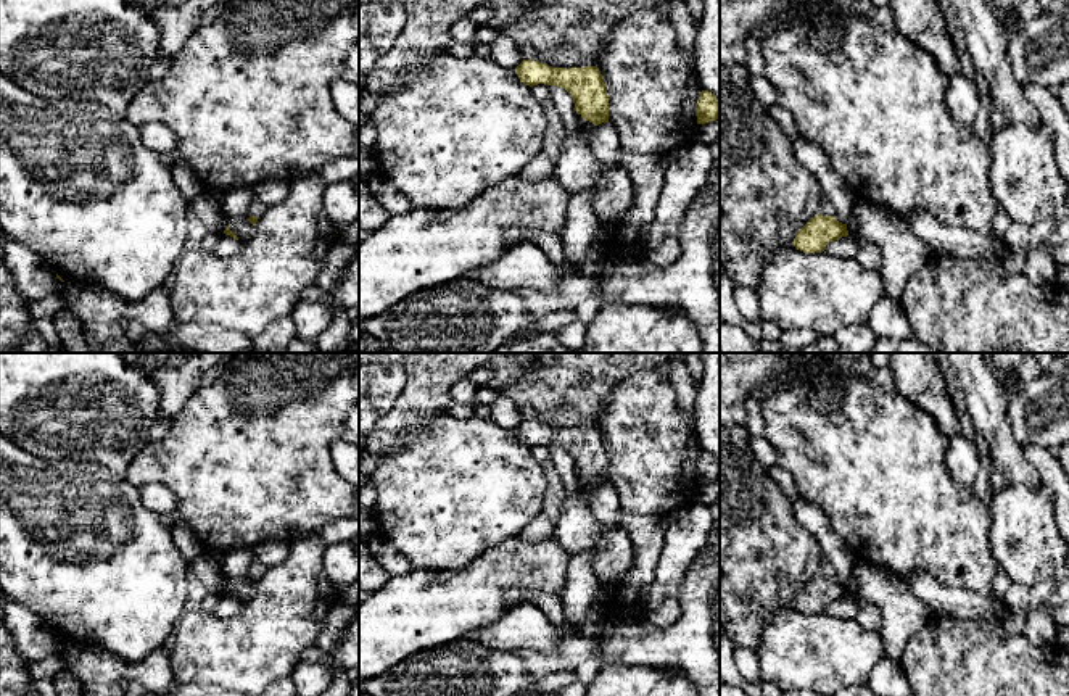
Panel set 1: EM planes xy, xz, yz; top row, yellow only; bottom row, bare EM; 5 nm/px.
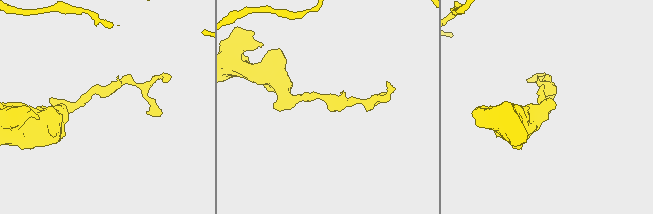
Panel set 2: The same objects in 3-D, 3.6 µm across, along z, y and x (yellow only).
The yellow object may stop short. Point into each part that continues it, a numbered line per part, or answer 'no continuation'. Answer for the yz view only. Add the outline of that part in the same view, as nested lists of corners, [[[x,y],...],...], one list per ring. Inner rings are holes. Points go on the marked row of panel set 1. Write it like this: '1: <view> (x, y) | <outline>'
no continuation

